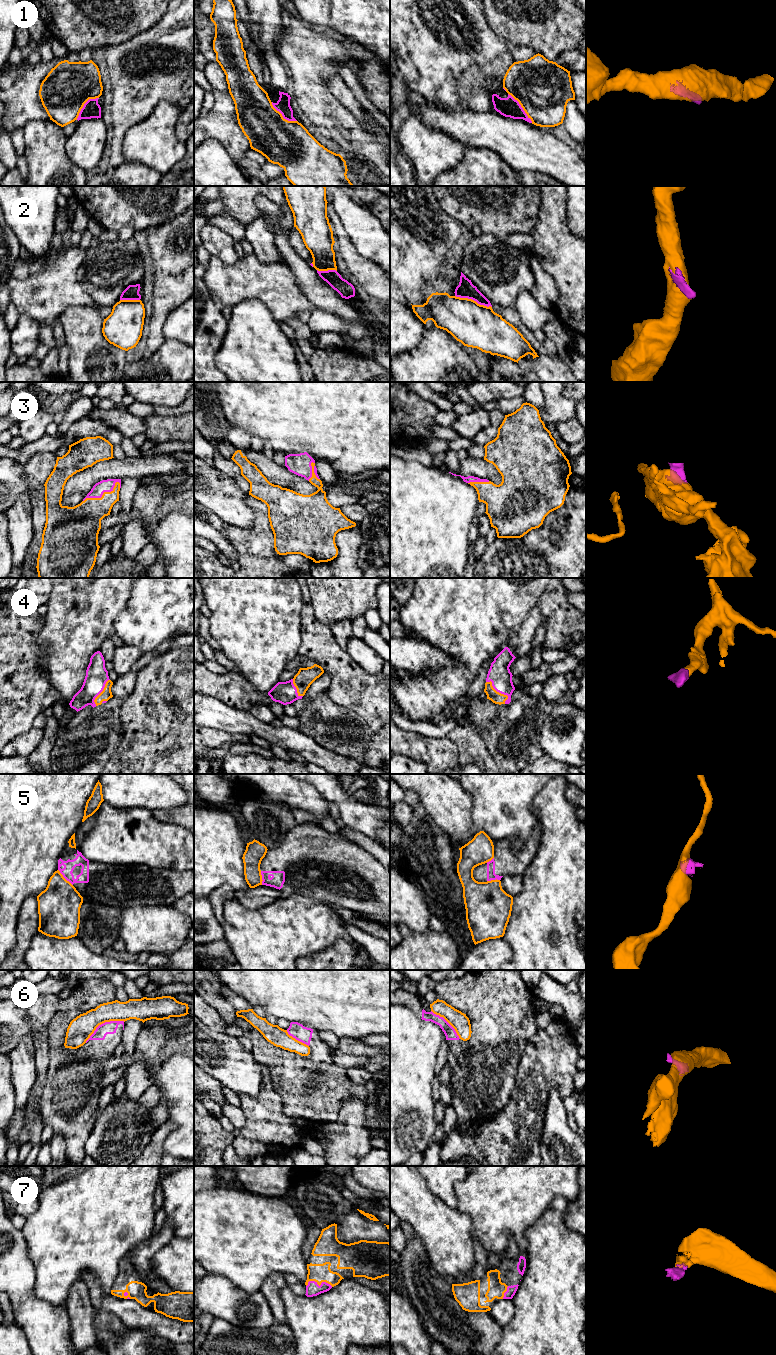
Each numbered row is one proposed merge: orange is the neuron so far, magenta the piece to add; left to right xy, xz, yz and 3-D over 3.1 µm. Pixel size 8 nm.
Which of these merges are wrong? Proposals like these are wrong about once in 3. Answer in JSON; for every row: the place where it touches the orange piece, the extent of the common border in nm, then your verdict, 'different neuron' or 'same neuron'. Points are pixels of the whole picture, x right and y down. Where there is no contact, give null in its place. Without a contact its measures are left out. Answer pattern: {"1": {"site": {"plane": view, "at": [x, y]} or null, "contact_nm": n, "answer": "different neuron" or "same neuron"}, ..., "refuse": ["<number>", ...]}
{"1": {"site": {"plane": "yz", "at": [521, 106]}, "contact_nm": 300, "answer": "different neuron"}, "2": {"site": {"plane": "yz", "at": [473, 300]}, "contact_nm": 320, "answer": "same neuron"}, "3": {"site": {"plane": "xy", "at": [103, 494]}, "contact_nm": 340, "answer": "same neuron"}, "4": {"site": {"plane": "yz", "at": [498, 692]}, "contact_nm": 240, "answer": "same neuron"}, "5": {"site": {"plane": "xy", "at": [63, 877]}, "contact_nm": 180, "answer": "different neuron"}, "6": {"site": {"plane": "xy", "at": [103, 1022]}, "contact_nm": 360, "answer": "different neuron"}, "7": {"site": {"plane": "xz", "at": [319, 1285]}, "contact_nm": 220, "answer": "same neuron"}, "refuse": ["1", "5", "6"]}

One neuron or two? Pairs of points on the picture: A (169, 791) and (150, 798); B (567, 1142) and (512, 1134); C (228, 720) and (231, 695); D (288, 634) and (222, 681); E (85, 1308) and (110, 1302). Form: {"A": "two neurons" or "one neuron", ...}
{"A": "one neuron", "B": "two neurons", "C": "two neurons", "D": "two neurons", "E": "two neurons"}

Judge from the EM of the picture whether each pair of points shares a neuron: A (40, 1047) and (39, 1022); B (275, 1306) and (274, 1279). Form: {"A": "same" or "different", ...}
{"A": "same", "B": "same"}

